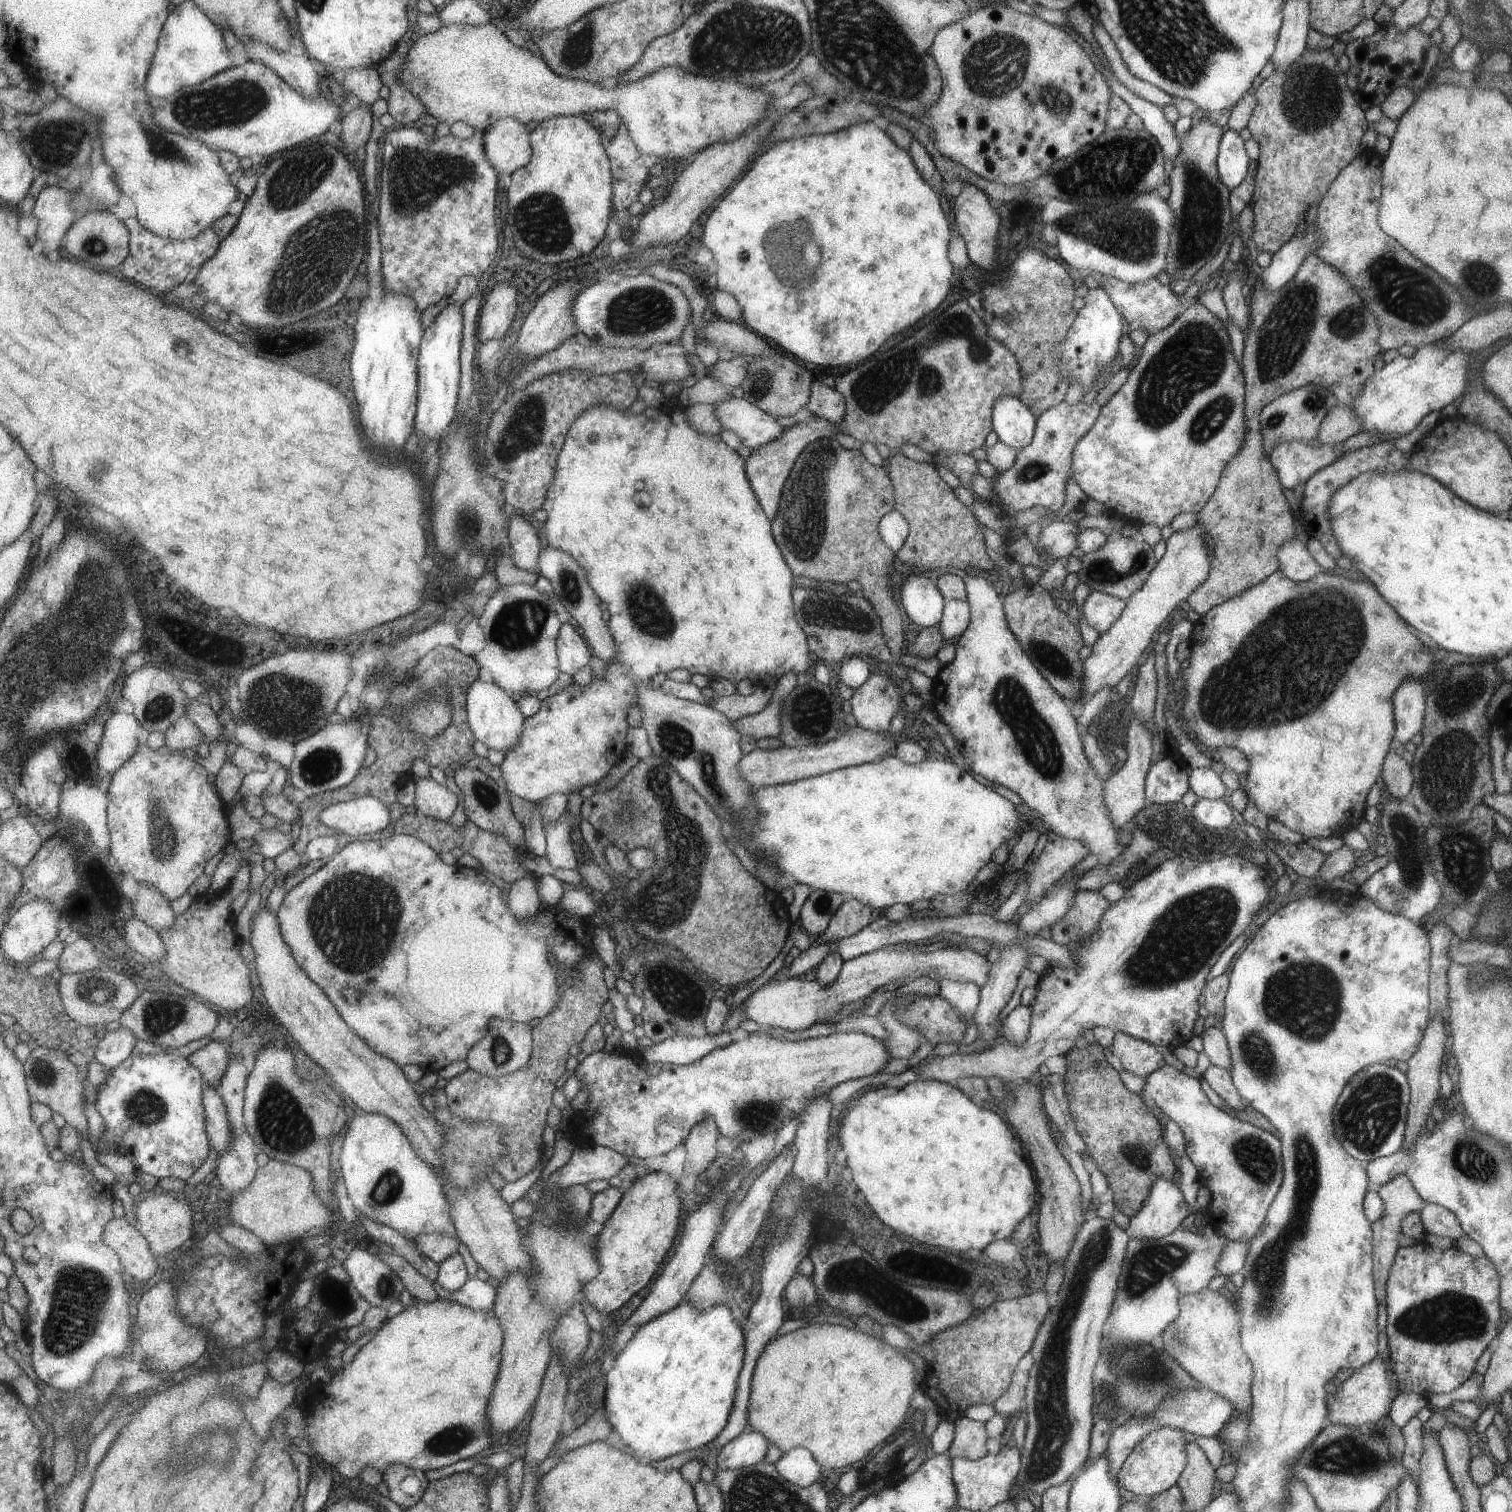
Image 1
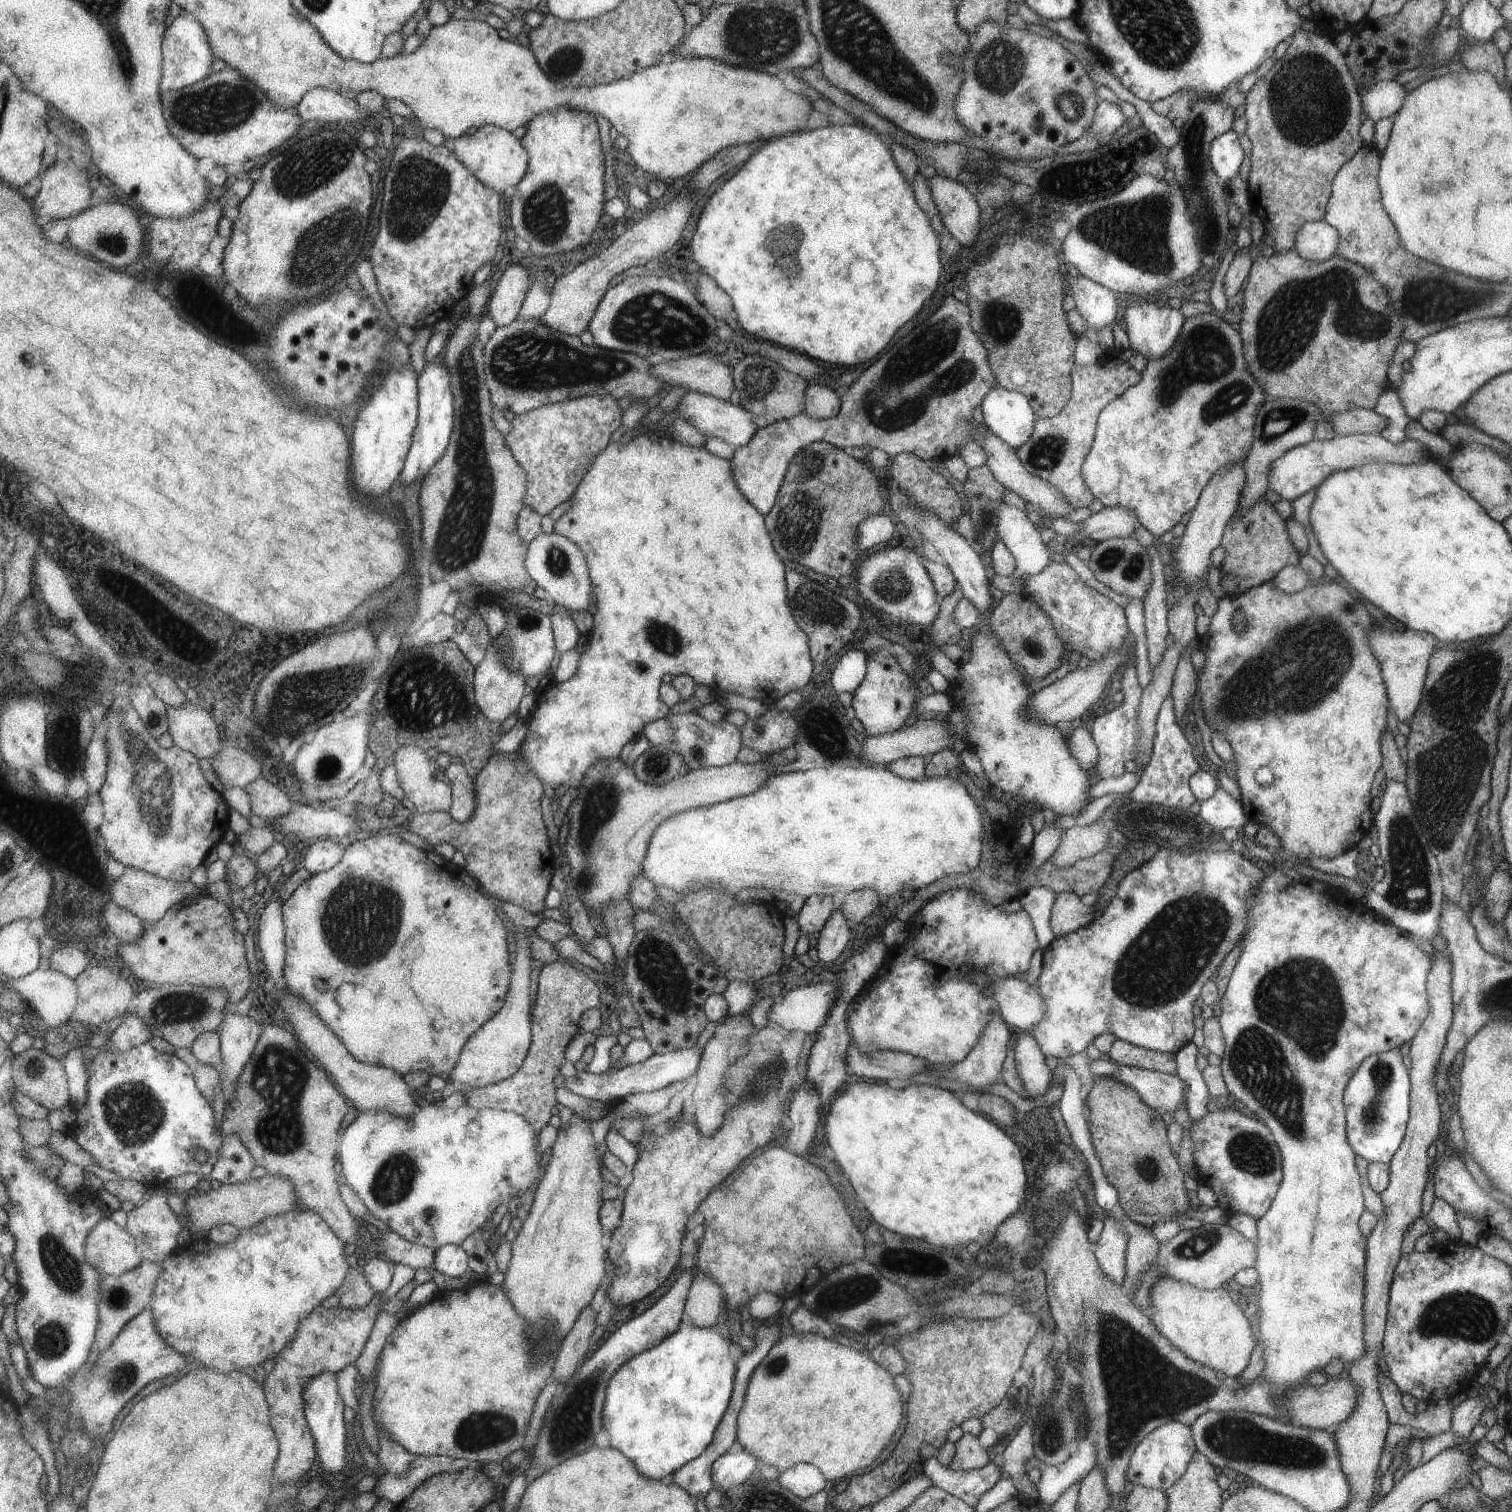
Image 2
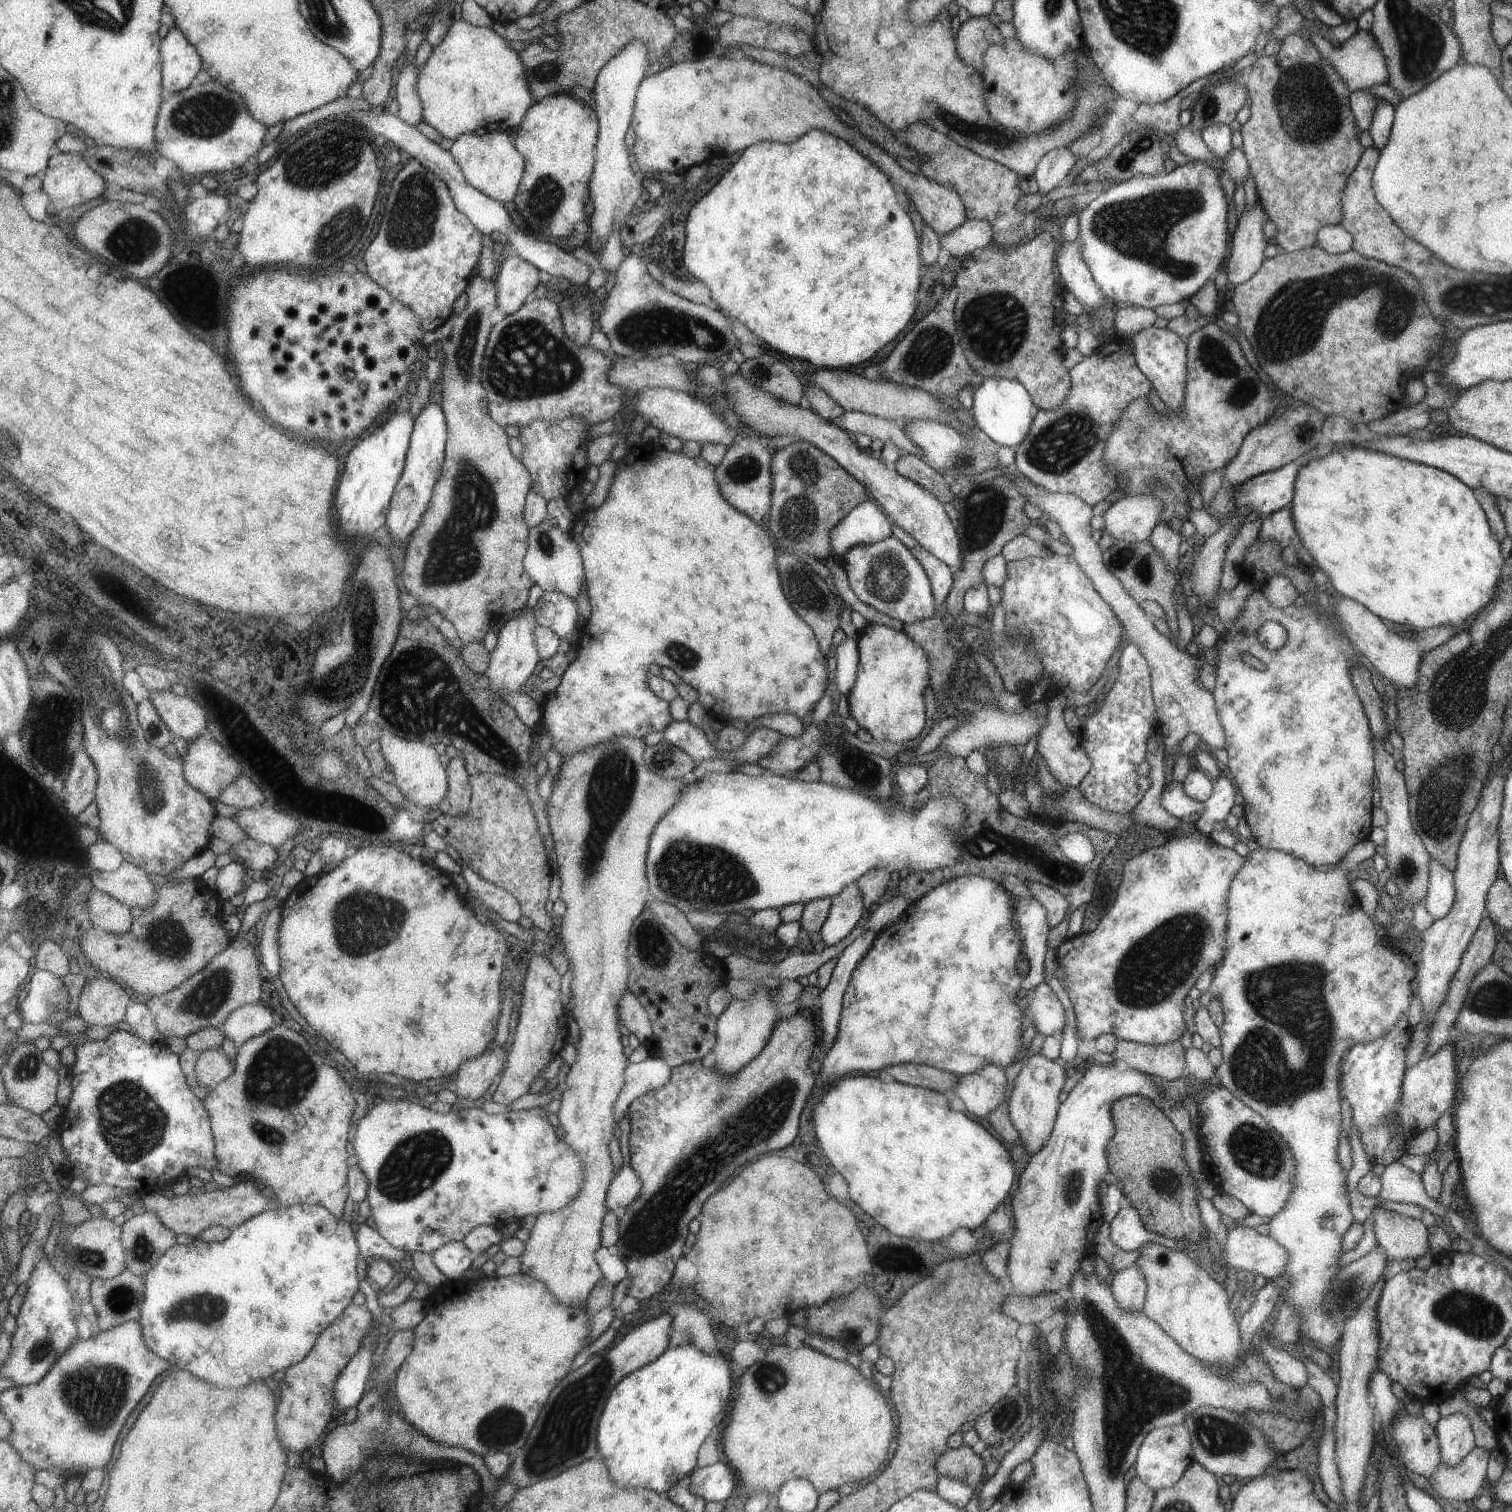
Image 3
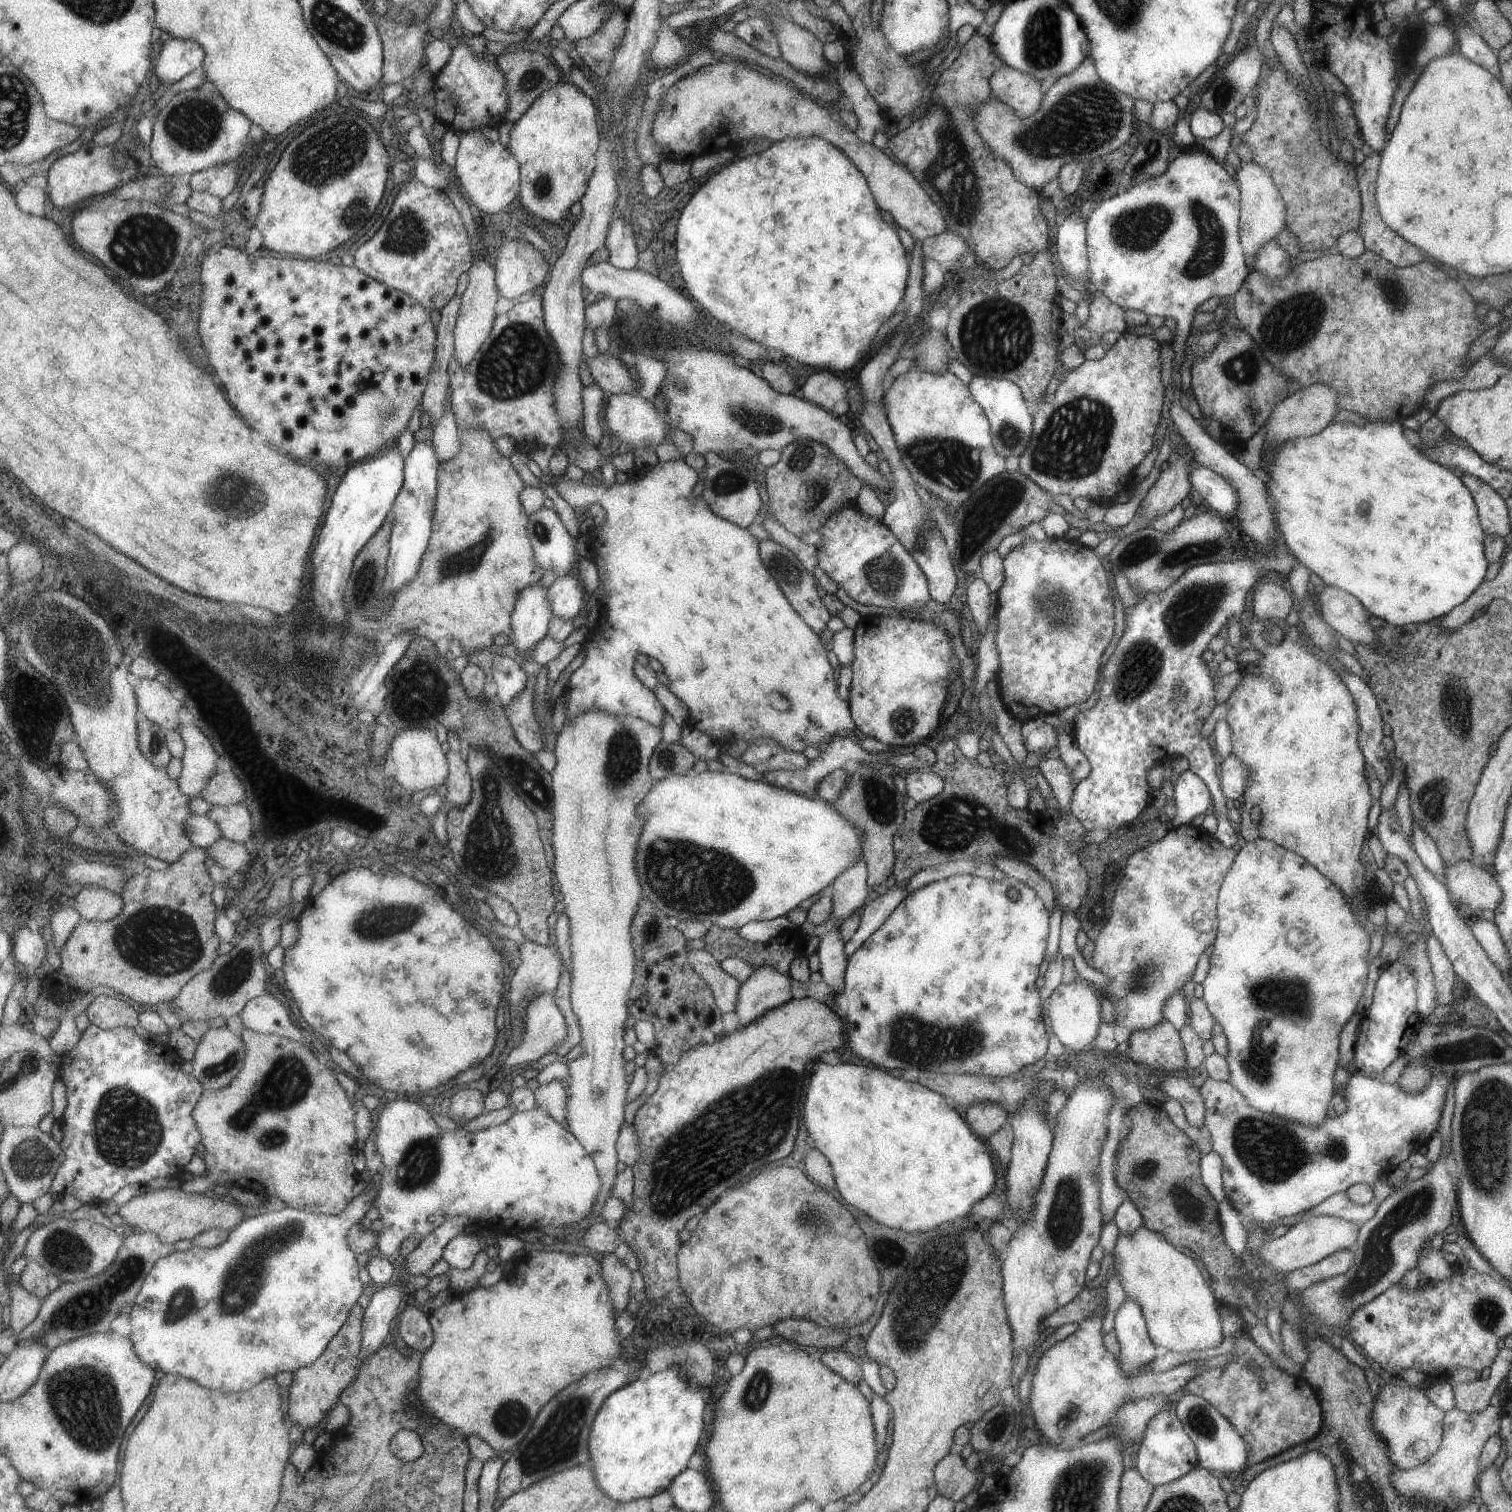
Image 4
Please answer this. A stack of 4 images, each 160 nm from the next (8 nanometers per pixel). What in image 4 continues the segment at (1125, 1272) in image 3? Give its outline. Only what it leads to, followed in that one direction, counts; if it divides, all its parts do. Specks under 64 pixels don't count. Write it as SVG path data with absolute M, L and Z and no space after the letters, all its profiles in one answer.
M1126 1296L1126 1301L1115 1311L1113 1322L1113 1333L1120 1344L1120 1351L1118 1352L1120 1368L1123 1372L1128 1373L1129 1375L1143 1372L1144 1367L1155 1357L1153 1352L1154 1344L1149 1338L1146 1322L1144 1321L1138 1304Z

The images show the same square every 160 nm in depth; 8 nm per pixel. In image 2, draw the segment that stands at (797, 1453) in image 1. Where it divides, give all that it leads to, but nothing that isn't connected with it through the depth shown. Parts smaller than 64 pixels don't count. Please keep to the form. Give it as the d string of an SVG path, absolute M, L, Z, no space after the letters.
M797 1462L793 1466L789 1466L779 1474L776 1480L780 1486L787 1488L789 1492L793 1492L799 1498L813 1496L820 1489L829 1485L819 1468L805 1462Z

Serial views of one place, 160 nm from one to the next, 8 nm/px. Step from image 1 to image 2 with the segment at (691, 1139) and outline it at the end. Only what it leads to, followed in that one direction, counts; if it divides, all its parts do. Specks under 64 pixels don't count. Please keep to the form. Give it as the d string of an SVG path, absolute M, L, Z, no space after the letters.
M739 1015L726 1016L723 1018L723 1022L715 1028L713 1036L705 1043L703 1054L699 1060L698 1068L694 1073L697 1079L697 1084L693 1094L691 1096L693 1107L695 1107L695 1128L701 1136L713 1136L713 1132L723 1124L725 1120L726 1110L729 1108L725 1096L727 1096L727 1090L723 1088L723 1072L729 1064L733 1064L737 1058L745 1056L745 1040L747 1040L748 1034L754 1033L754 1028L751 1026L751 1022L748 1020L748 1016L741 1018Z

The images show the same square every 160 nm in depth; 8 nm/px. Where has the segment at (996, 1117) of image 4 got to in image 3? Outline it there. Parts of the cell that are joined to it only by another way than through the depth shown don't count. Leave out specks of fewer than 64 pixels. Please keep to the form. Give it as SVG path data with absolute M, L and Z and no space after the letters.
M995 1065L958 1076L952 1090L963 1101L967 1112L979 1119L1006 1102L1003 1069Z

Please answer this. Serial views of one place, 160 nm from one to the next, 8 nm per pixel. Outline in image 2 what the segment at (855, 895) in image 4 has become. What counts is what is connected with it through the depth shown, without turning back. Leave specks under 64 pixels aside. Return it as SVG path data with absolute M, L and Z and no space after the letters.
M839 910L834 911L817 936L815 949L819 964L827 969L829 964L844 950L850 936L847 920L843 918L843 914Z

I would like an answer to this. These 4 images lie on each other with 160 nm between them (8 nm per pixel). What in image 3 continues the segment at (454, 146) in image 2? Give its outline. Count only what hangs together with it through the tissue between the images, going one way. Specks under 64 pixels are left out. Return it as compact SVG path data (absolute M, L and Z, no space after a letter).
M488 131L481 136L465 133L454 141L451 152L460 162L467 180L483 194L503 204L516 199L524 177L527 159L517 150L514 138L508 131Z

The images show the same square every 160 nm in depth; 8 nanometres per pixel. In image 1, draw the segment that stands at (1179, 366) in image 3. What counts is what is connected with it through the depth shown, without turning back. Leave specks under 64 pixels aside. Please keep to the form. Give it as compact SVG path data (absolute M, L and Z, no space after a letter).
M1099 275L1104 282L1101 288L1105 290L1111 302L1113 302L1113 306L1119 310L1119 314L1123 316L1132 330L1141 328L1141 330L1148 332L1149 335L1154 334L1163 330L1163 328L1167 328L1185 310L1186 306L1179 303L1178 297L1171 292L1169 284L1161 284L1155 276L1145 280L1143 284L1139 284L1139 282L1127 284L1127 282L1121 282L1121 280L1113 278L1113 276Z

